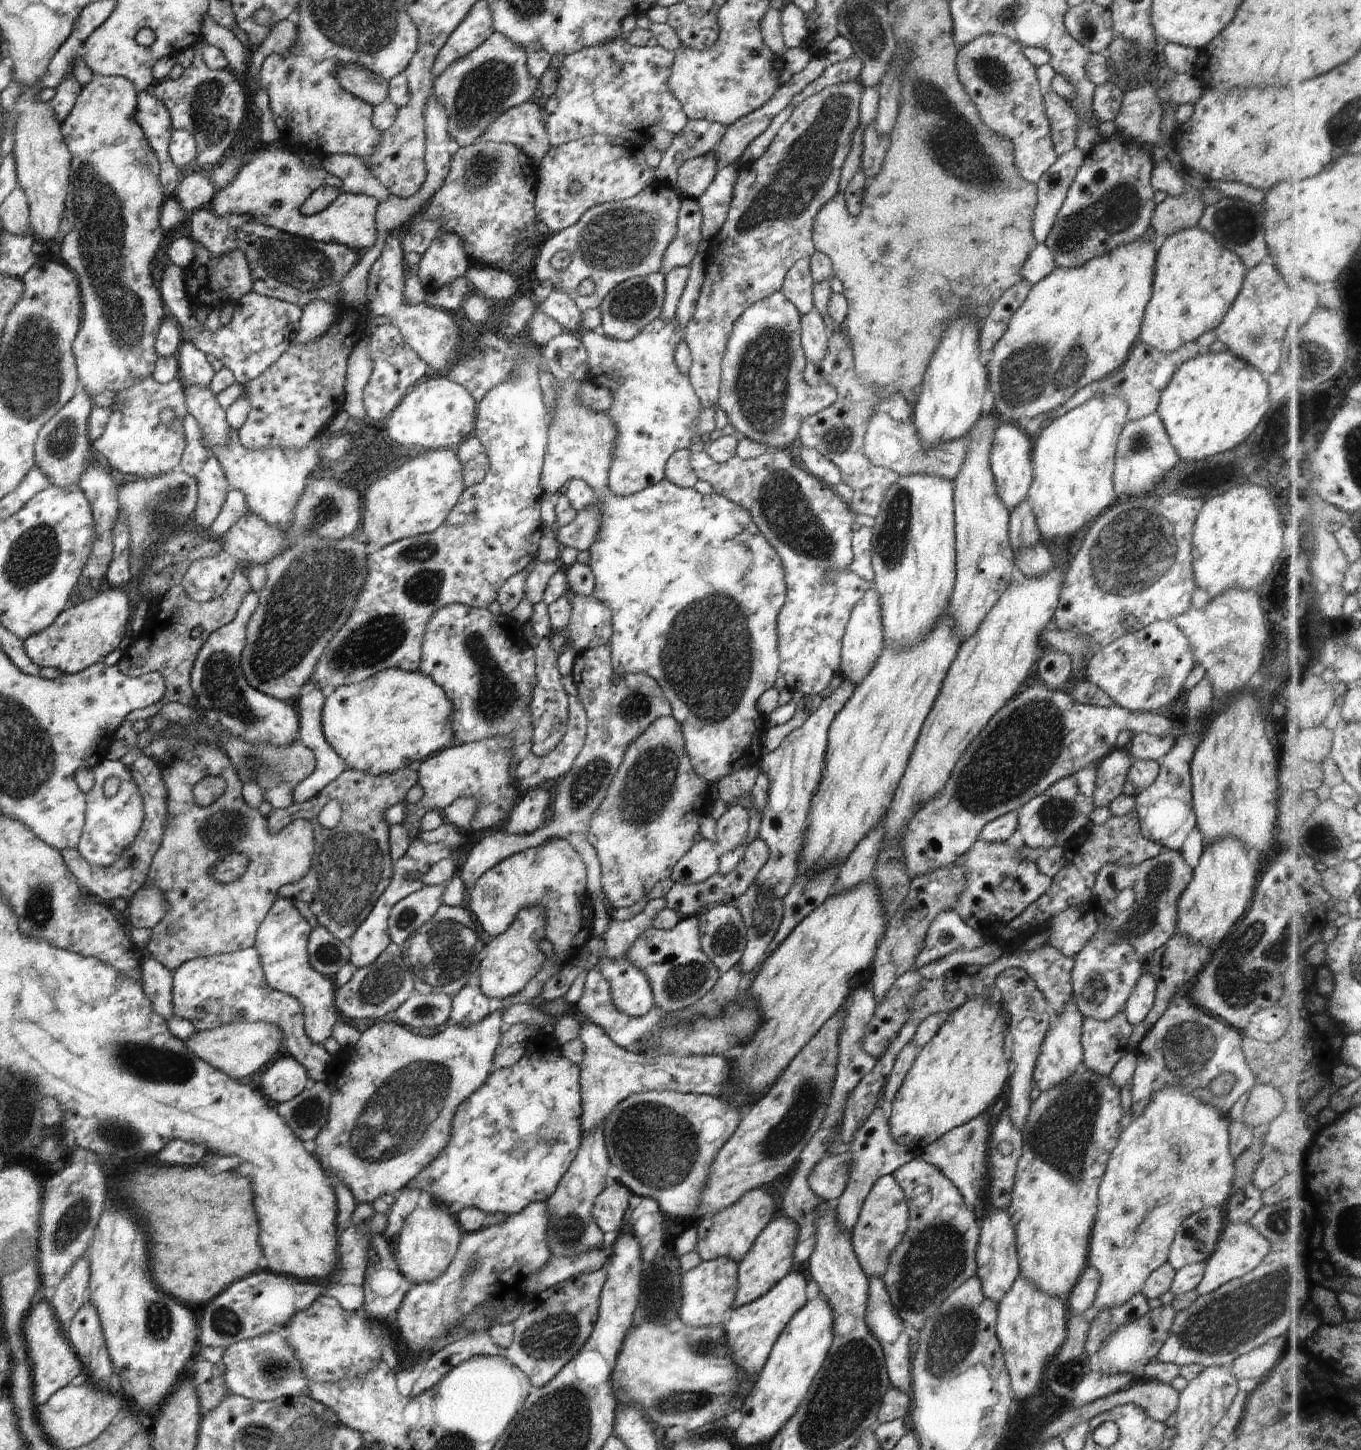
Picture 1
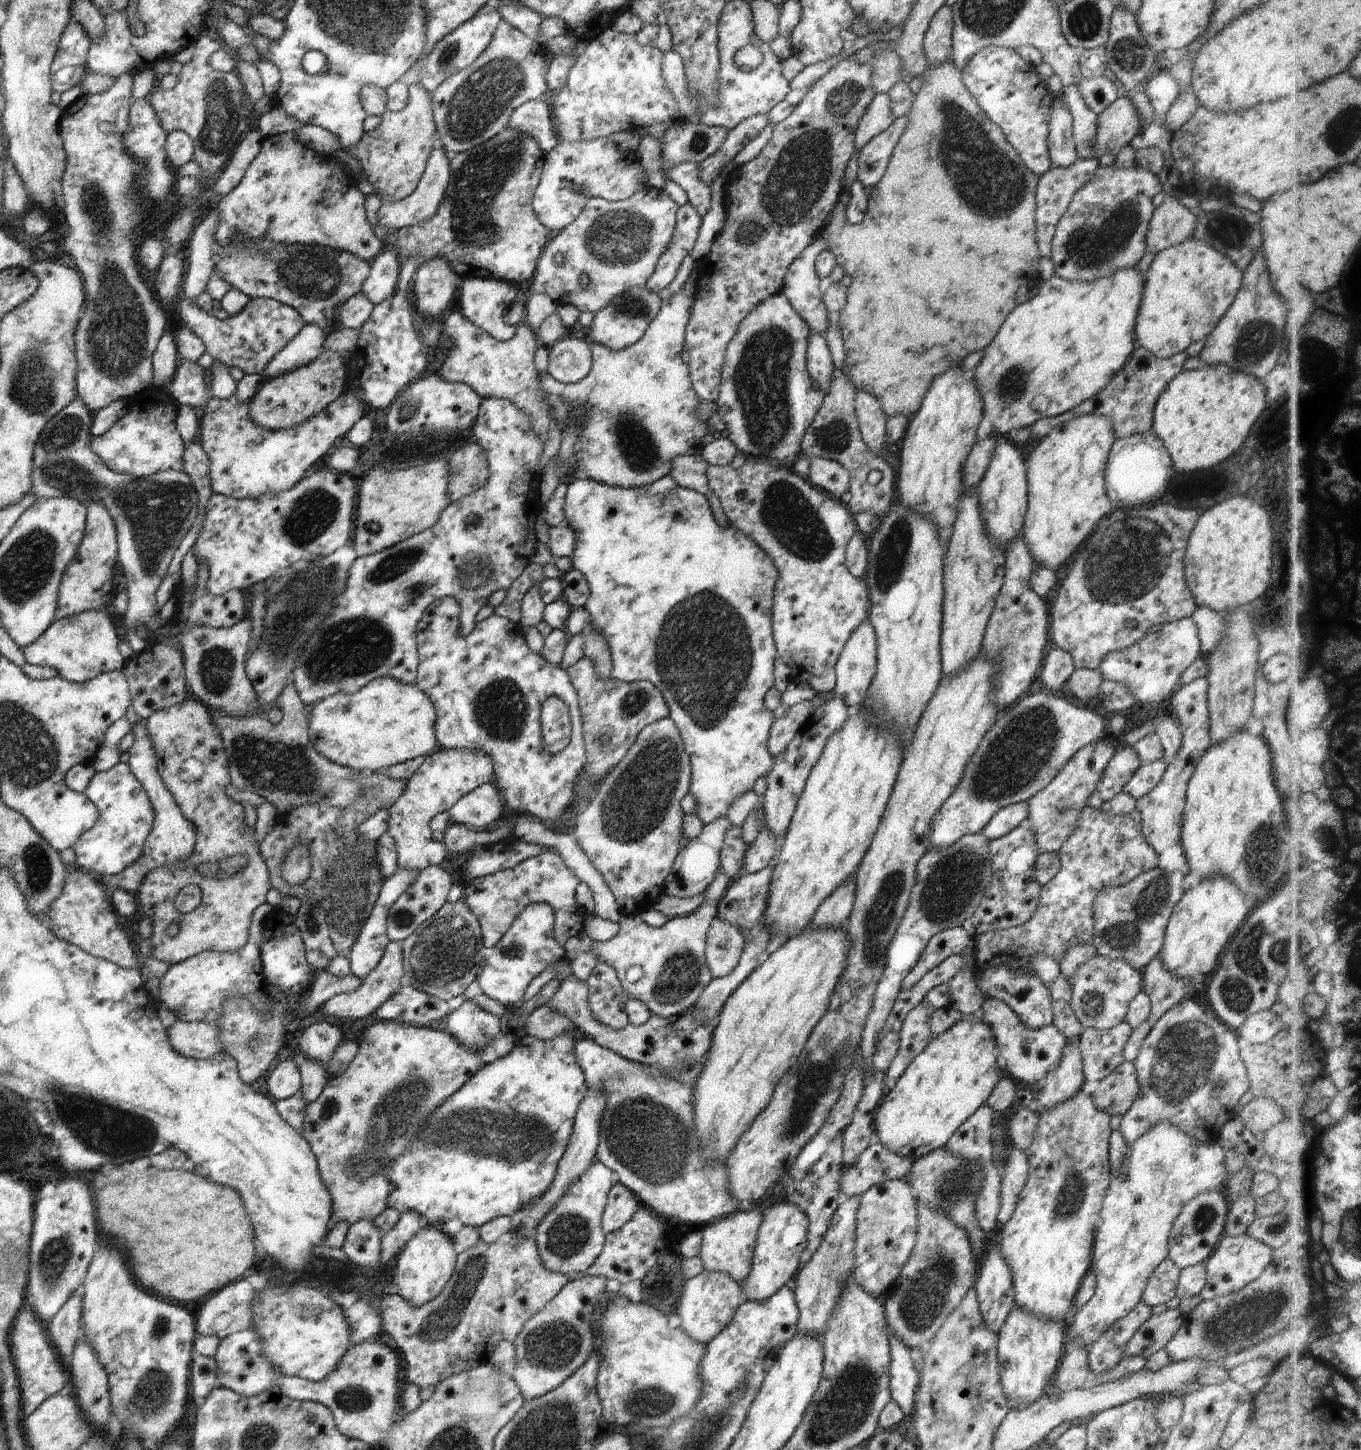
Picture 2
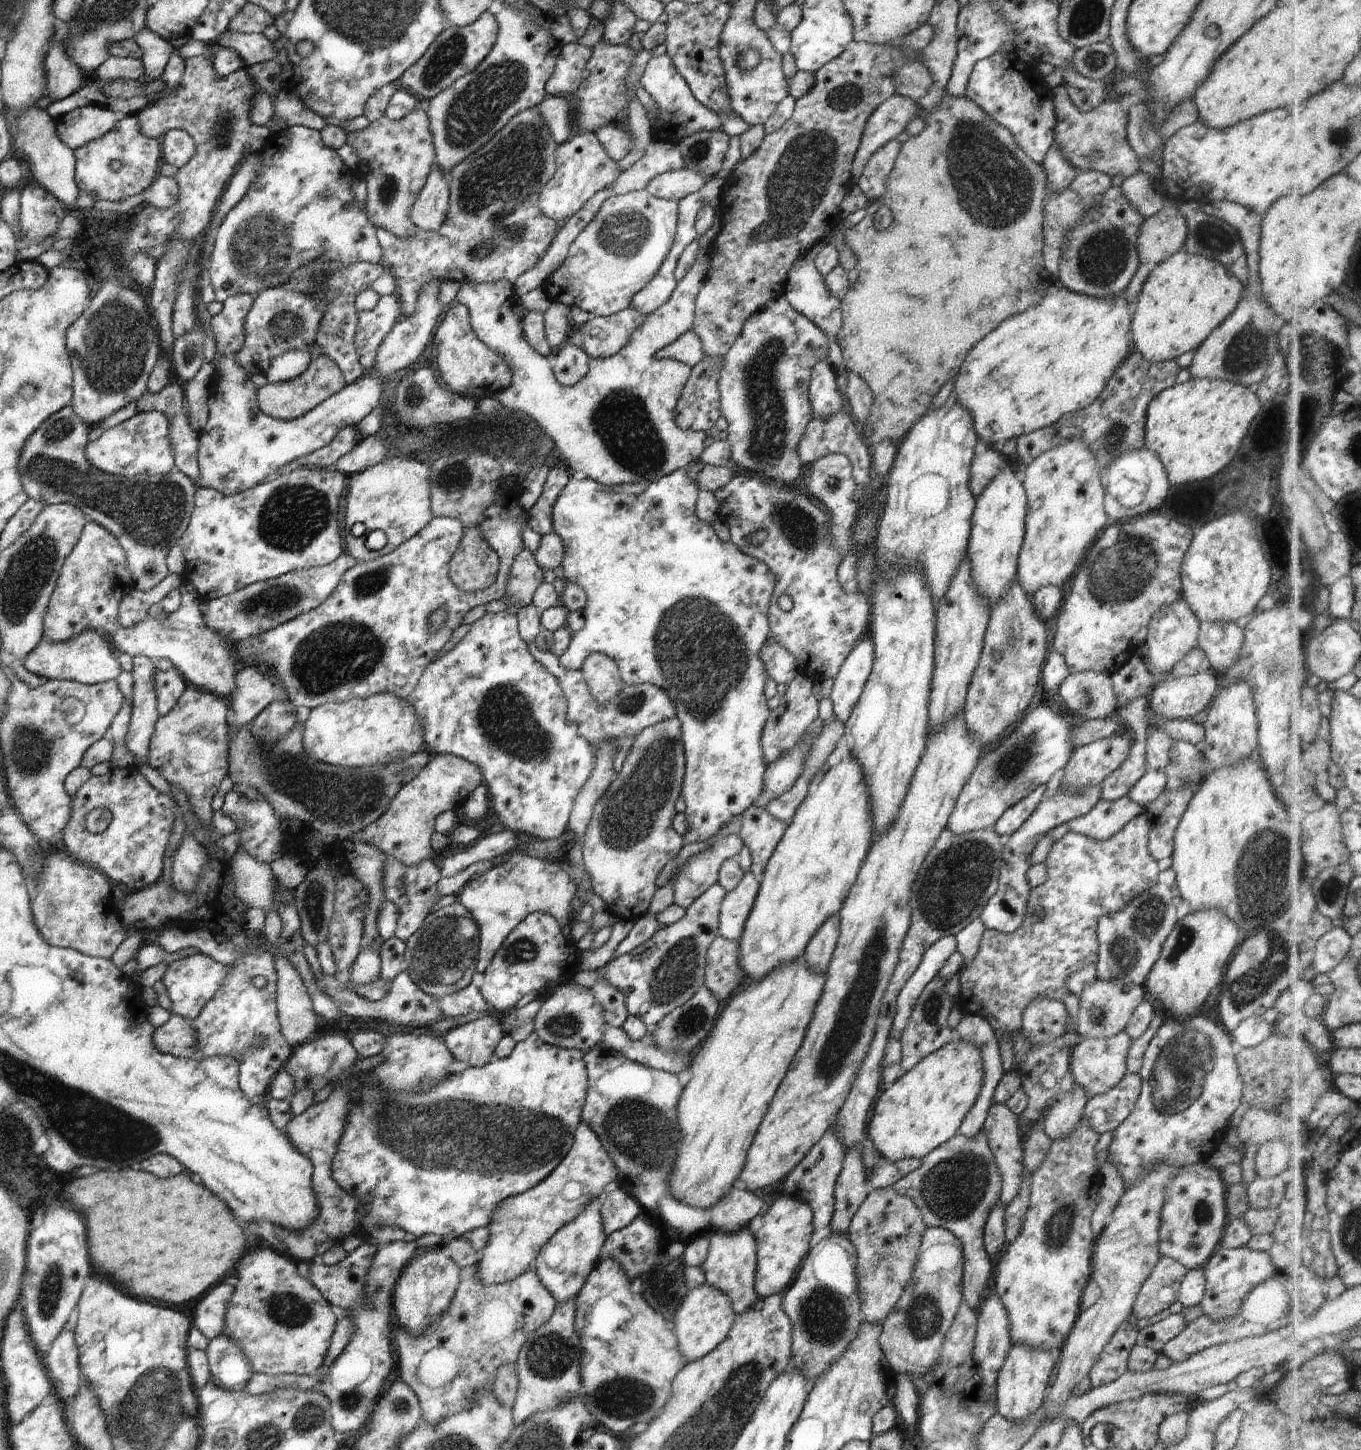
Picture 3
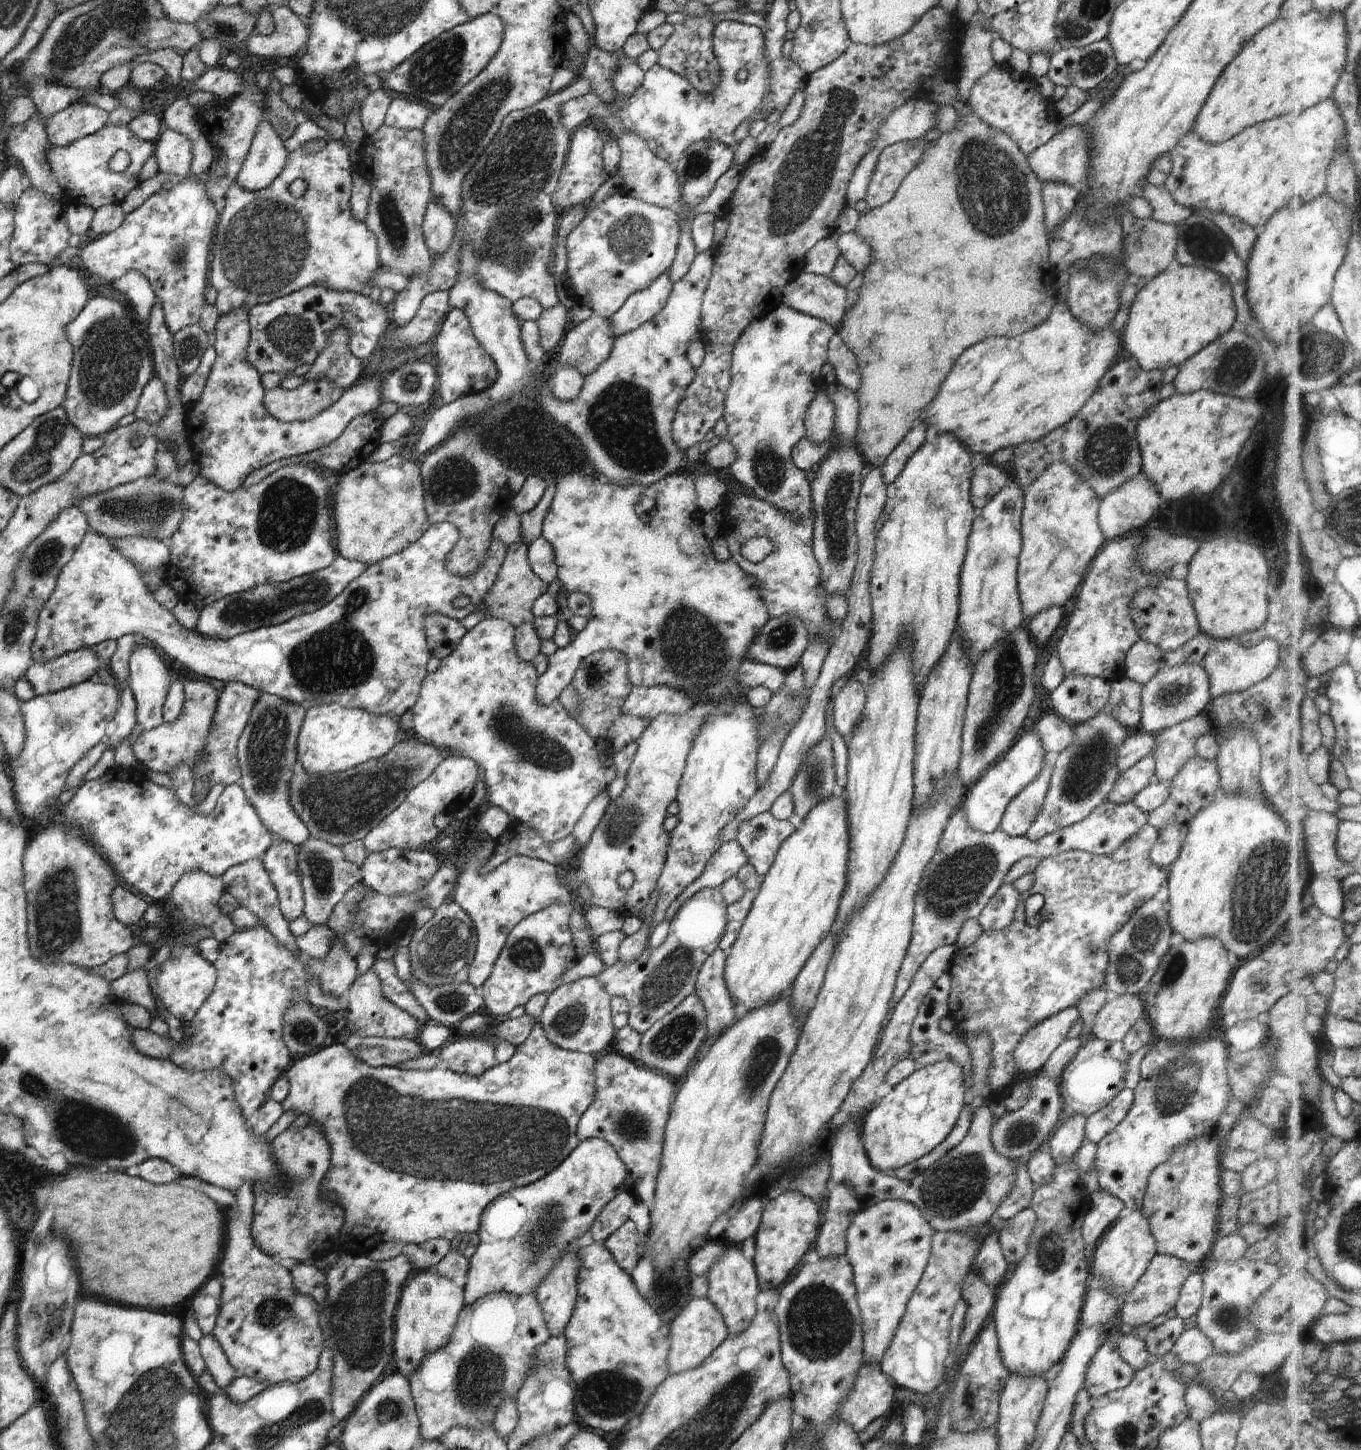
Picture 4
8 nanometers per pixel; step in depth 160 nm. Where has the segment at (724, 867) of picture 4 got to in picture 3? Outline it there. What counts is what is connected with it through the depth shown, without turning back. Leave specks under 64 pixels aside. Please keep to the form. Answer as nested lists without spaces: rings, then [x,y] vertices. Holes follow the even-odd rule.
[[[739,835],[717,836],[706,851],[691,856],[676,877],[673,904],[687,909],[705,890],[717,883],[722,863],[738,856],[744,847]]]

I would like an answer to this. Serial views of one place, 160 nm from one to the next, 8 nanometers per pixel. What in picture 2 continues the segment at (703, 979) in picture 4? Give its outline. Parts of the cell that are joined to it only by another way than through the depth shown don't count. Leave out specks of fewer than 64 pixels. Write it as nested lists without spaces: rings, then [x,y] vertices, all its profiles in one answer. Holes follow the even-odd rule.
[[[720,920],[712,921],[707,932],[705,957],[714,979],[728,976],[739,963],[745,947],[746,934],[735,926]]]

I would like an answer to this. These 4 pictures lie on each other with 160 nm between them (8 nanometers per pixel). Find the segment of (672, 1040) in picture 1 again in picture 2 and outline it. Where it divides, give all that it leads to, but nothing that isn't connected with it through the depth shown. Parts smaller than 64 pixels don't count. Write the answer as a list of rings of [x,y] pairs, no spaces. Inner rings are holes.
[[[599,961],[586,983],[589,988],[589,1007],[598,1022],[614,1030],[622,1030],[629,1024],[624,1003],[629,998],[612,966]]]

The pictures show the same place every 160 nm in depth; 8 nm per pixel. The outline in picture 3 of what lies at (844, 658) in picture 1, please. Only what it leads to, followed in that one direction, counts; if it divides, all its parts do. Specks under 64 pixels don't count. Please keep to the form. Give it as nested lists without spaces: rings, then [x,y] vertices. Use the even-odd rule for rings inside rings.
[[[870,637],[859,640],[844,659],[840,672],[835,676],[830,700],[833,714],[840,722],[850,718],[852,709],[860,698],[870,676],[874,660],[874,645]]]

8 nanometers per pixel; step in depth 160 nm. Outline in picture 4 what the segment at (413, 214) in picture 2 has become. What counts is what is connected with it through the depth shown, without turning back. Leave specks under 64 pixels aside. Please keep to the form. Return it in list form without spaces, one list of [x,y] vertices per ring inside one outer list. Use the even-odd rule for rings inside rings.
[[[431,200],[423,218],[421,229],[432,256],[443,255],[452,244],[455,235],[455,218],[441,204]]]

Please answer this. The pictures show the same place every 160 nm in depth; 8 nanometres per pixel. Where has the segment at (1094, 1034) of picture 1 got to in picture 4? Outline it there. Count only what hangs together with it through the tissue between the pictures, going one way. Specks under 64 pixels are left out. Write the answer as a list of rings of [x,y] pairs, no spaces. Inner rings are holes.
[[[1090,1036],[1058,1077],[1059,1091],[1066,1113],[1088,1118],[1112,1102],[1112,1099],[1126,1088],[1125,1072],[1128,1057],[1123,1041],[1107,1041]]]

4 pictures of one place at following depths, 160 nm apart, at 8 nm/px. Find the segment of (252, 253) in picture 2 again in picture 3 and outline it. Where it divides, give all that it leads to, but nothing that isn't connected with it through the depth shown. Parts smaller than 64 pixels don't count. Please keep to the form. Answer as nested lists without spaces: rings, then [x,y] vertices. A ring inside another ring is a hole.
[[[315,260],[309,265],[297,267],[289,281],[282,284],[289,289],[309,294],[325,304],[325,313],[321,318],[315,343],[322,348],[321,355],[330,358],[342,371],[343,379],[348,385],[366,374],[354,348],[354,334],[356,334],[356,324],[358,324],[355,298],[363,290],[370,289],[372,284],[385,273],[385,269],[386,266],[382,263],[373,265],[362,261],[351,265],[341,265],[336,261]]]

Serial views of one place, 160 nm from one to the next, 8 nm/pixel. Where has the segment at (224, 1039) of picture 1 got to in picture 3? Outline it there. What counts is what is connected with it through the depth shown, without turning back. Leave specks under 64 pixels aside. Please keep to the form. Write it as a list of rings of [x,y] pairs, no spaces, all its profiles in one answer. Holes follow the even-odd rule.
[[[173,1015],[168,1022],[154,1029],[151,1037],[154,1048],[160,1053],[183,1059],[191,1058],[197,1039],[188,1021],[178,1015]]]

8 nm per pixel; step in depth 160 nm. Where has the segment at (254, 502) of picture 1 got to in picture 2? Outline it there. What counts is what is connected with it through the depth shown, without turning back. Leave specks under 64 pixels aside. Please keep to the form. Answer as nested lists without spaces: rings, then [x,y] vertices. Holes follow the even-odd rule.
[[[350,388],[325,406],[317,415],[287,429],[270,430],[252,422],[249,417],[249,406],[250,402],[240,402],[236,393],[224,400],[212,396],[200,414],[198,441],[209,458],[211,489],[214,493],[236,499],[258,498],[264,493],[275,495],[280,491],[291,489],[304,477],[304,472],[316,460],[320,460],[324,454],[329,453],[336,439],[344,438],[358,420],[370,414],[368,406],[361,400],[360,394]]]

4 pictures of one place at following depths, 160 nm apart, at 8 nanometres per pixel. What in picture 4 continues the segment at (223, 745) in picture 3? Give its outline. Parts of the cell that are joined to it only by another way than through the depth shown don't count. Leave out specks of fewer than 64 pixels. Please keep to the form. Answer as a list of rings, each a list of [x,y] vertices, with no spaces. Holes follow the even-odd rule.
[[[186,680],[183,686],[185,701],[178,720],[172,724],[163,722],[159,727],[142,731],[134,742],[134,756],[144,770],[168,774],[176,765],[186,765],[192,770],[202,758],[220,692],[210,683],[200,680]]]

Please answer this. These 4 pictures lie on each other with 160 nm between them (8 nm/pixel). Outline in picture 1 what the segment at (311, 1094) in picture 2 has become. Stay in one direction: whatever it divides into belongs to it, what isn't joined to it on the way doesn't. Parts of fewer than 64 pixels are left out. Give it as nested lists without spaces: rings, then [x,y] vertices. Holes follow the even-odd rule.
[[[254,947],[232,954],[199,957],[184,962],[173,972],[172,1008],[178,1018],[188,1020],[196,1031],[212,1030],[231,1023],[266,1022],[280,1026],[286,1050],[306,1069],[311,1083],[325,1081],[332,1057],[322,1046],[314,1044],[306,1034],[303,1008],[294,997],[271,990],[266,983],[258,952]],[[208,1000],[220,1004],[220,1012],[205,1012]]]

